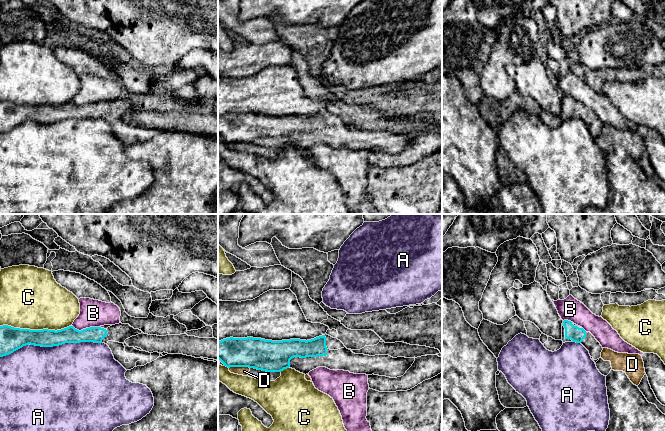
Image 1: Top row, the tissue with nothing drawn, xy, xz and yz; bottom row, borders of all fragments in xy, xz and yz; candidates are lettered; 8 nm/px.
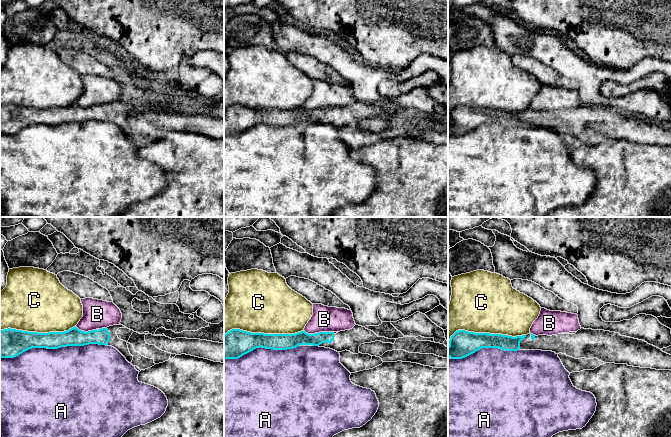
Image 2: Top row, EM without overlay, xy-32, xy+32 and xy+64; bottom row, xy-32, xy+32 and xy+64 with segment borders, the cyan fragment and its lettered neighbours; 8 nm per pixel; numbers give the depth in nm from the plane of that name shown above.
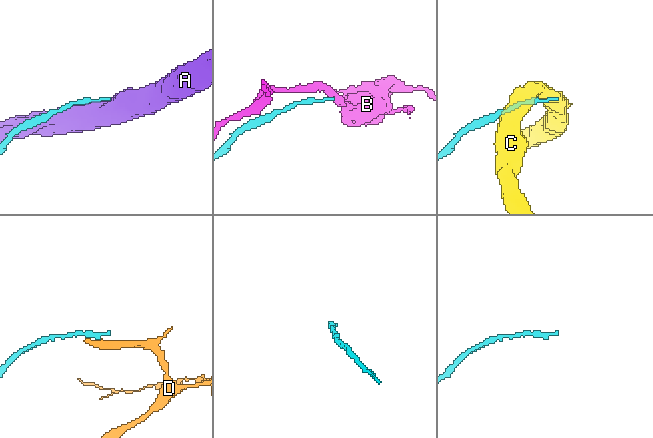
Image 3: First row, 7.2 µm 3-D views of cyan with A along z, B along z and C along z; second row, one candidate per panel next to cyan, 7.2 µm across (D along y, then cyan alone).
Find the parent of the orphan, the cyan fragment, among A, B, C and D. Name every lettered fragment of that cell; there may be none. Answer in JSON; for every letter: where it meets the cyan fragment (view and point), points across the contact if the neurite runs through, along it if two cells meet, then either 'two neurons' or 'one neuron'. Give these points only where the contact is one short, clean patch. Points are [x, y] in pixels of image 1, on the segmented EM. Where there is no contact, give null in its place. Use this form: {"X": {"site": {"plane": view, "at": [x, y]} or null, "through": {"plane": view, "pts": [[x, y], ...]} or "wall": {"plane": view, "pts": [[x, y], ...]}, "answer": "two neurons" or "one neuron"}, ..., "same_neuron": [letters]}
{"A": {"site": {"plane": "xy", "at": [50, 346]}, "answer": "two neurons"}, "B": {"site": {"plane": "xy", "at": [86, 328]}, "wall": {"plane": "xy", "pts": [[72, 325], [79, 330], [99, 327]]}, "answer": "two neurons"}, "C": {"site": {"plane": "xy", "at": [36, 330]}, "answer": "two neurons"}, "D": {"site": {"plane": "xz", "at": [239, 366]}, "answer": "two neurons"}, "same_neuron": []}

